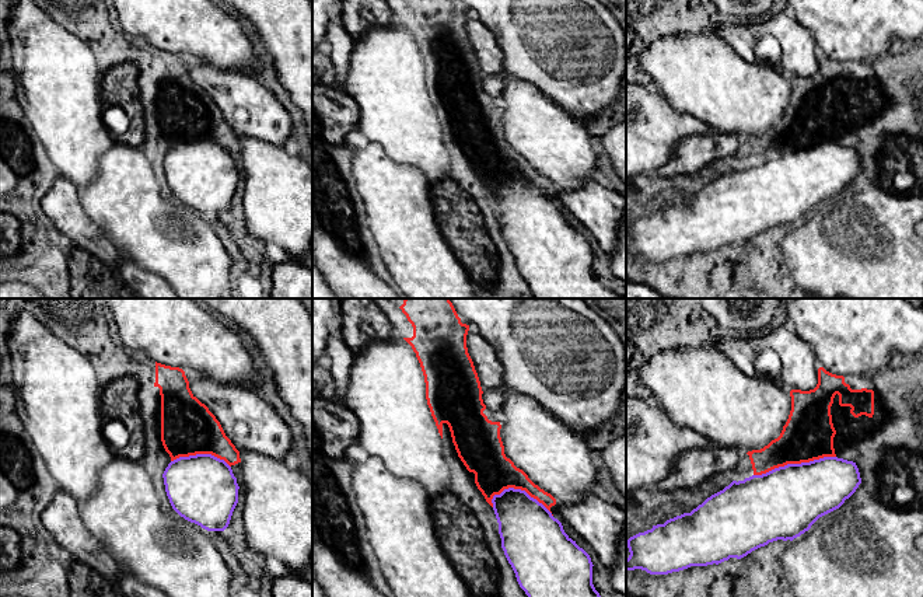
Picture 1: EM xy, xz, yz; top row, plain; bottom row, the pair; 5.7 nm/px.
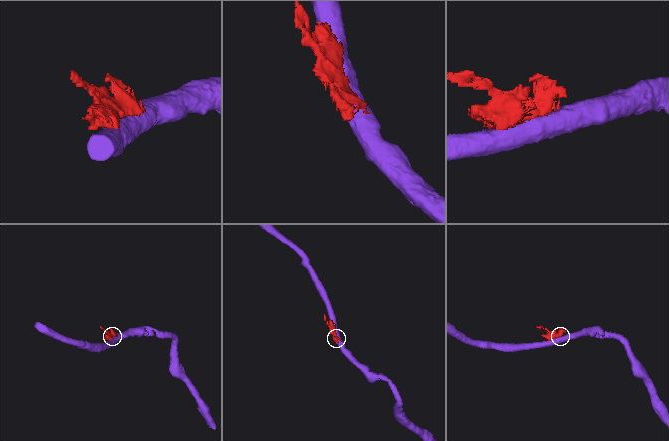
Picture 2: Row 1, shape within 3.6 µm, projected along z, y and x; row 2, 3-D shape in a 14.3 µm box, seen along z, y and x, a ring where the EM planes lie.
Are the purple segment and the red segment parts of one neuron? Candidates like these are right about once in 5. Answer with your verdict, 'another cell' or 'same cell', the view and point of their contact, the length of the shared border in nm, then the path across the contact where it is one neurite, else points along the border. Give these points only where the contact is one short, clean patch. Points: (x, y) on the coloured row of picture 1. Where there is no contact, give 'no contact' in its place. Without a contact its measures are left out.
same cell; meets purple in yz at (794, 464); contact 480 nm long

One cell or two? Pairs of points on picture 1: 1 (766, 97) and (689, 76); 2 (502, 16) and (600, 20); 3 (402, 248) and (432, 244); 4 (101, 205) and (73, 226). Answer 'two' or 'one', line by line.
1: one
2: one
3: one
4: two

